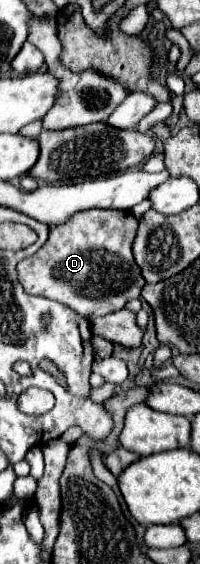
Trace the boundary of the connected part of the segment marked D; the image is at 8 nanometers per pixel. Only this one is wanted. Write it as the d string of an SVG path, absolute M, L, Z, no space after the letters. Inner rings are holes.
M79 211L65 223L49 227L45 245L19 263L19 281L27 293L61 301L87 319L115 313L123 309L127 301L137 299L145 285L131 253L135 231L137 219L131 211Z

